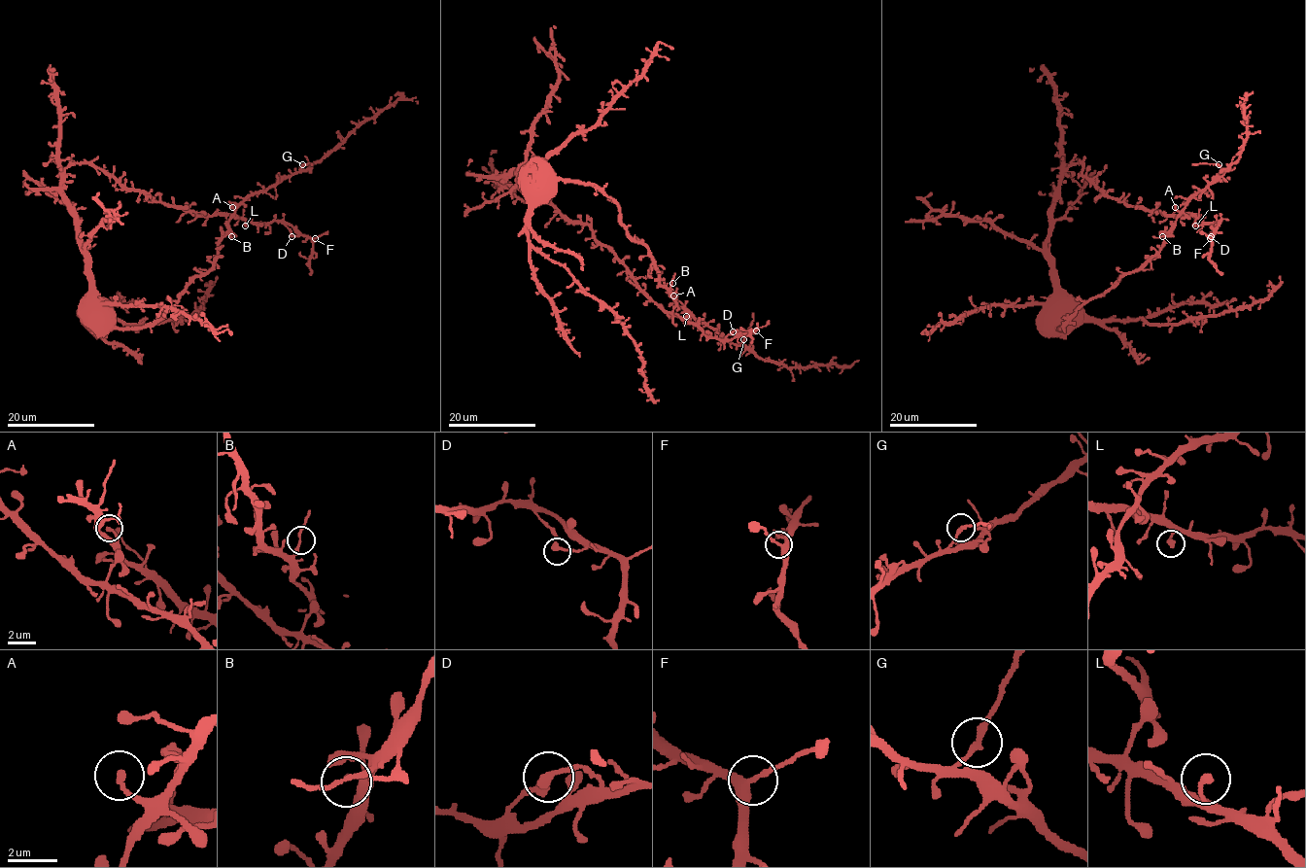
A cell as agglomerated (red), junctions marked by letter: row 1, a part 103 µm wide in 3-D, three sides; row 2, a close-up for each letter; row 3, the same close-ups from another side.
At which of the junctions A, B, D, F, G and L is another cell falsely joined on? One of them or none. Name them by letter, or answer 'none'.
G

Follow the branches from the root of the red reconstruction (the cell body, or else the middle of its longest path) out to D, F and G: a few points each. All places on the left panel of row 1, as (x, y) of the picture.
D: (92, 303), (102, 303), (119, 328), (152, 327), (213, 266), (235, 213), (258, 224), (282, 222), (292, 236)
F: (92, 303), (102, 303), (119, 328), (154, 326), (213, 266), (235, 213), (258, 224), (286, 222), (315, 238)
G: (92, 303), (102, 303), (119, 328), (154, 326), (187, 286), (213, 266), (234, 211), (302, 165)

